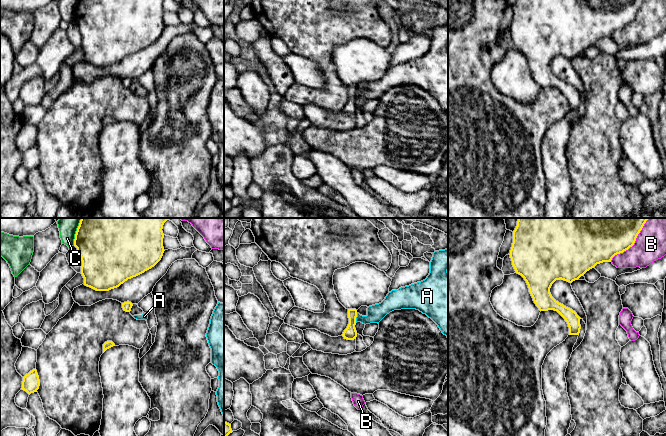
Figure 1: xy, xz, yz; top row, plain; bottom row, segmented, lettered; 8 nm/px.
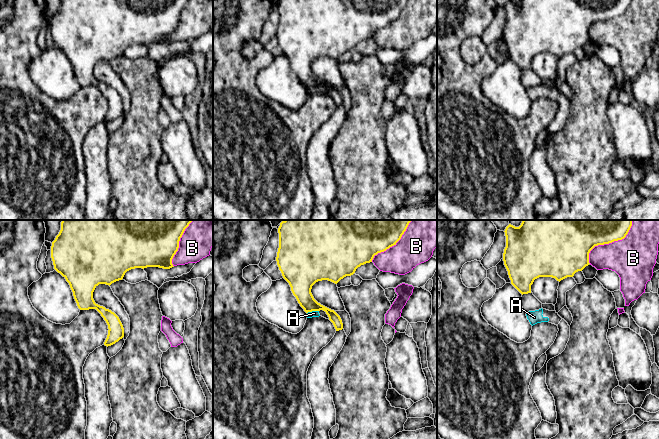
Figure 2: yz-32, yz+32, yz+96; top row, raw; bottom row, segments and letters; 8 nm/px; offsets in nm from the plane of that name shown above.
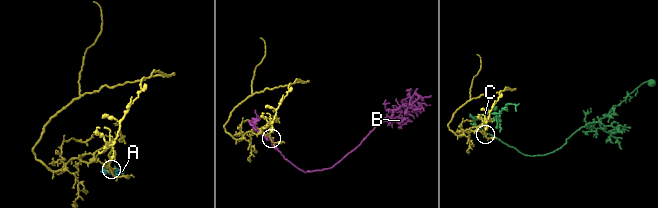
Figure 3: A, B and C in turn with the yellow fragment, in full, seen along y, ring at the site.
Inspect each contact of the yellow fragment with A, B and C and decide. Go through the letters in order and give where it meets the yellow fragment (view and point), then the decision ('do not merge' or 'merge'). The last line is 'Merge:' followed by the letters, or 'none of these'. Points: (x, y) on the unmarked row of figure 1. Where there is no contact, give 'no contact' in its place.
A: meets yellow in xz at (355, 94); do not merge
B: meets yellow in yz at (631, 22); do not merge
C: meets yellow in xy at (75, 11); do not merge
Merge: none of these

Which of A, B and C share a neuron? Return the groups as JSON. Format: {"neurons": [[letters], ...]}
{"neurons": [["A"], ["B"], ["C"]]}

